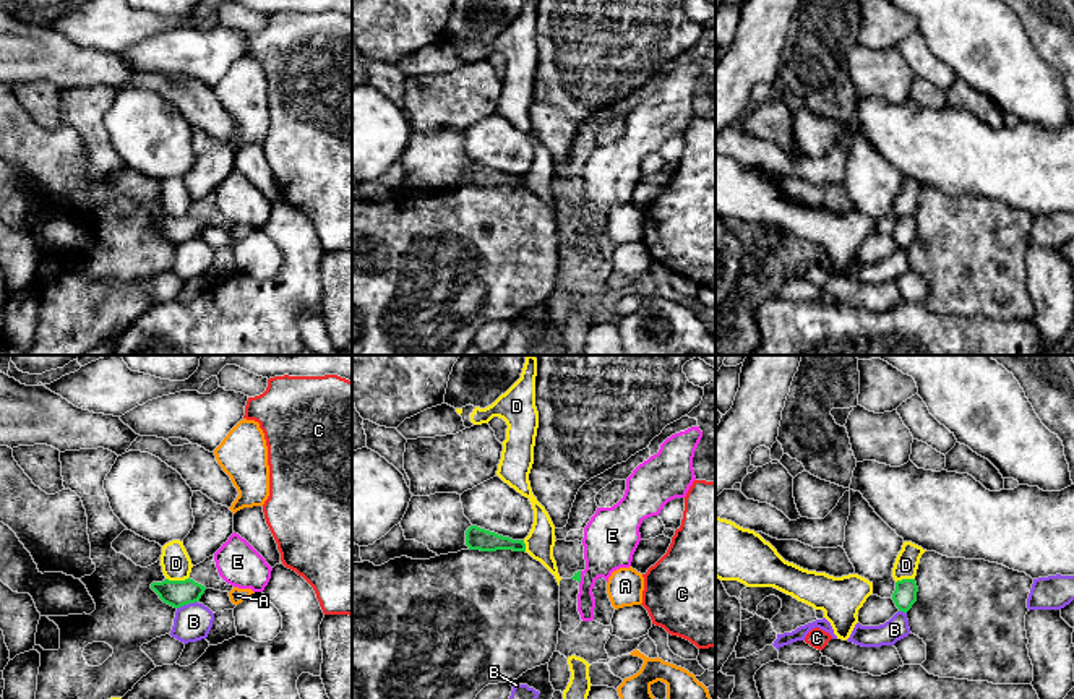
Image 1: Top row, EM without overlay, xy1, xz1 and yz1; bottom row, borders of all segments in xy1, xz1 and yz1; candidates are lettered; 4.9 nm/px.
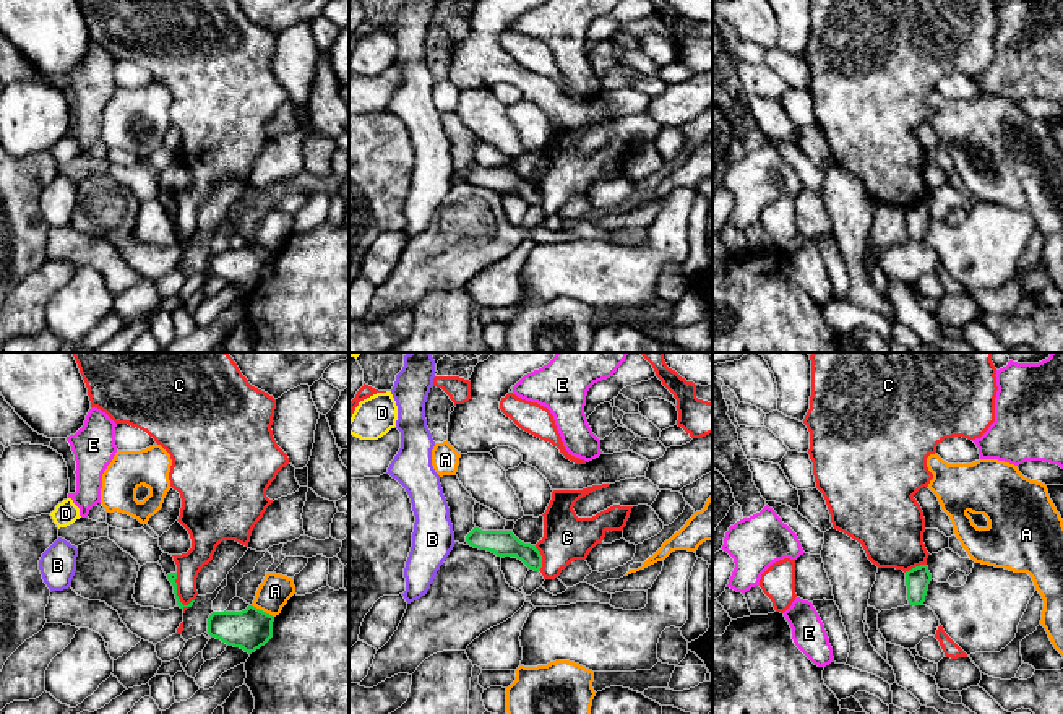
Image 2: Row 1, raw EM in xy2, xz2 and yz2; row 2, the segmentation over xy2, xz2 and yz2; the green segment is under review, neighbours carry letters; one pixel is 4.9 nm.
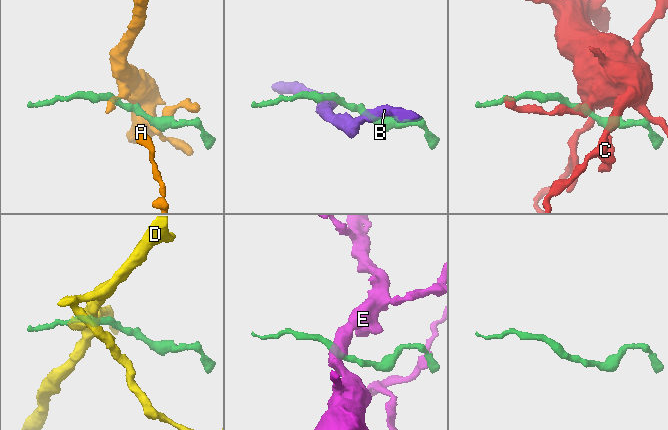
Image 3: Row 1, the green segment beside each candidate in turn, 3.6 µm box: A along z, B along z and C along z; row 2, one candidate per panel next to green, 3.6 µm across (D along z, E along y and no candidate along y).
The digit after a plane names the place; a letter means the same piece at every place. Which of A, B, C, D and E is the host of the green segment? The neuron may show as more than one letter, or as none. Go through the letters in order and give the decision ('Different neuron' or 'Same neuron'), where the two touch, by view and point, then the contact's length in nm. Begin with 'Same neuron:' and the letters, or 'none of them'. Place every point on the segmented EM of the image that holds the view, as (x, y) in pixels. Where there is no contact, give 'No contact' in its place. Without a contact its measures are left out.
Same neuron: D
A: Different neuron. Touches green at xy2 (262, 610). Shared border 130 nm
B: Different neuron. Touches green at xy1 (187, 604). Shared border 110 nm
C: Different neuron. Touches green at xy2 (176, 591). Shared border 190 nm
D: Same neuron. Touches green at xy1 (177, 581). Shared border 120 nm
E: Different neuron. Touches green at xz1 (579, 578). Shared border 60 nm

